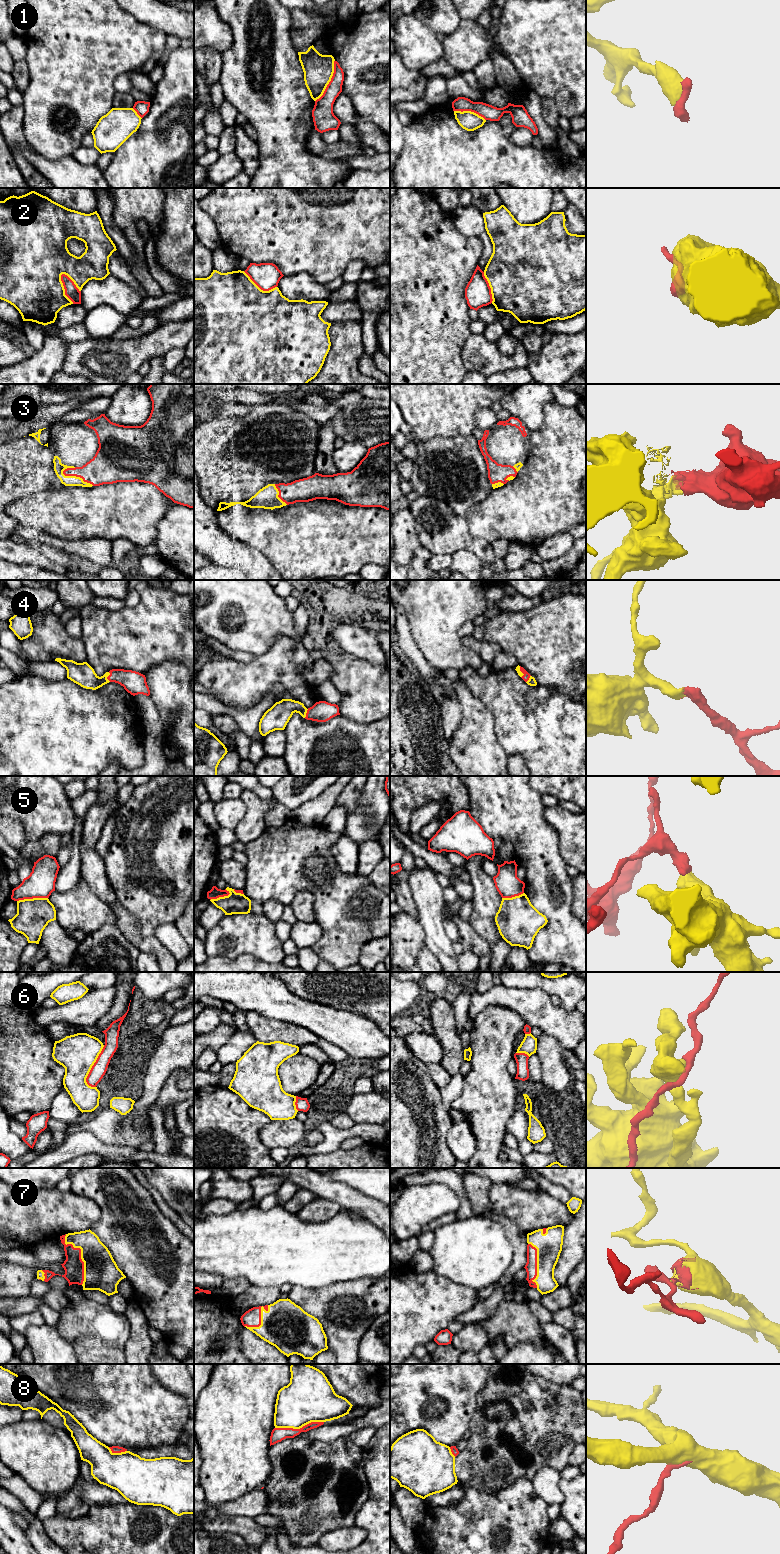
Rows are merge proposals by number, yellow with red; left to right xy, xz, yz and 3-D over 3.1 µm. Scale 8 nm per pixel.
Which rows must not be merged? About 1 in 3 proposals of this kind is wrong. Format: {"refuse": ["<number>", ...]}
{"refuse": ["5"]}

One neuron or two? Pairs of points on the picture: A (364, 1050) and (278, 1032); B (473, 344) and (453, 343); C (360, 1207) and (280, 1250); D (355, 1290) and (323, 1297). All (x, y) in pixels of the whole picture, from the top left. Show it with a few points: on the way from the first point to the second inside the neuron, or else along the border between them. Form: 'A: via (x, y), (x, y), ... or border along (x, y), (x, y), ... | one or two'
A: border along (299, 1025), (312, 1031), (319, 1038) | two
B: border along (471, 333), (462, 348), (463, 360) | two
C: border along (342, 1208), (346, 1210) | two
D: via (347, 1293), (335, 1294), (331, 1297) | one

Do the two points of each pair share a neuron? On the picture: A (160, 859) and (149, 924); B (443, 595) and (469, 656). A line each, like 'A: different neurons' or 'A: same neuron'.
A: same neuron
B: same neuron

